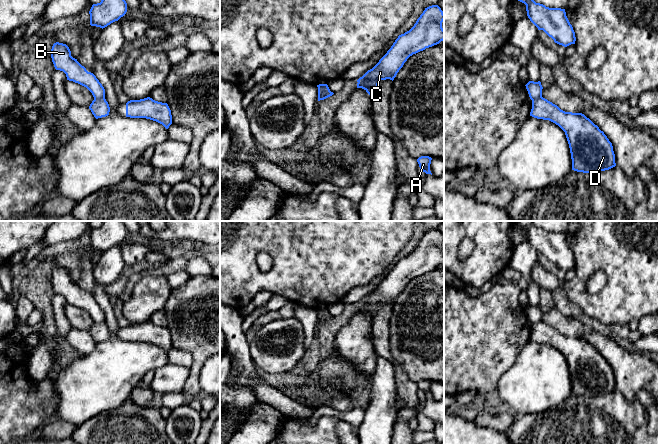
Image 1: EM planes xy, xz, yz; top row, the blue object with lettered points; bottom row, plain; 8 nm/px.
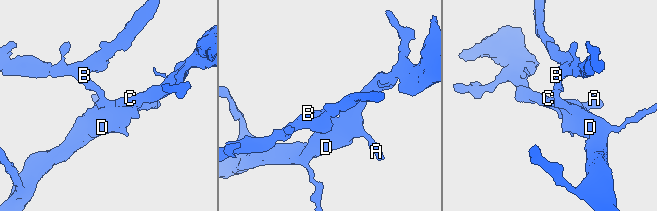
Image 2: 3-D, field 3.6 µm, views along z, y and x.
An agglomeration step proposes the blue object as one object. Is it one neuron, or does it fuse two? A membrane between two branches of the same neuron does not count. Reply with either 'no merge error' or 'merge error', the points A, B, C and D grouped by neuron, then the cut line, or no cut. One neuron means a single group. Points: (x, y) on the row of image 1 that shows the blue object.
merge error; groups A C D / B; cut xy (104, 97), (94, 99)

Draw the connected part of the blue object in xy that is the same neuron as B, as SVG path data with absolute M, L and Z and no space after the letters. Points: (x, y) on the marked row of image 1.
M56 42L51 49L51 58L56 70L63 71L67 80L86 87L94 99L105 98L105 89L96 76L88 72L77 59L71 56L71 51L66 44Z

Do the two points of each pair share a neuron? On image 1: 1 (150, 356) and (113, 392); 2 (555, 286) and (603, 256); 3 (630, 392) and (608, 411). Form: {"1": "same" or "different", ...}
{"1": "same", "2": "different", "3": "different"}

